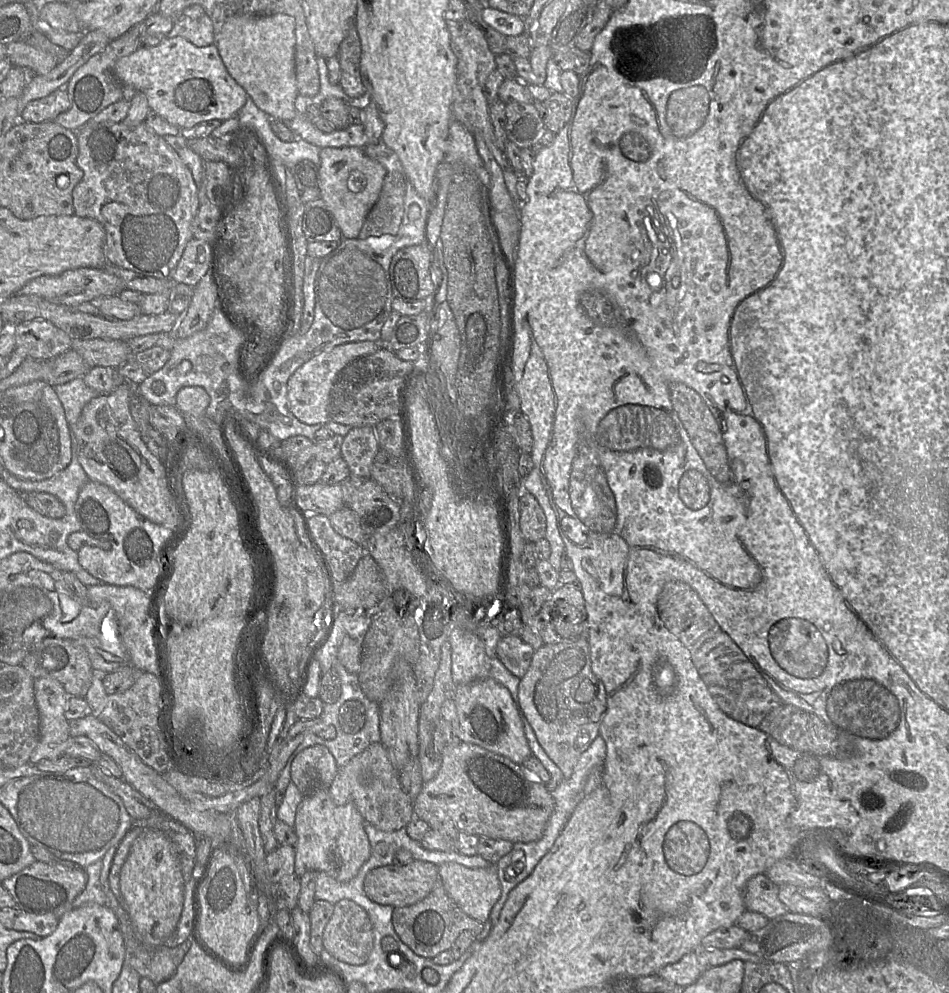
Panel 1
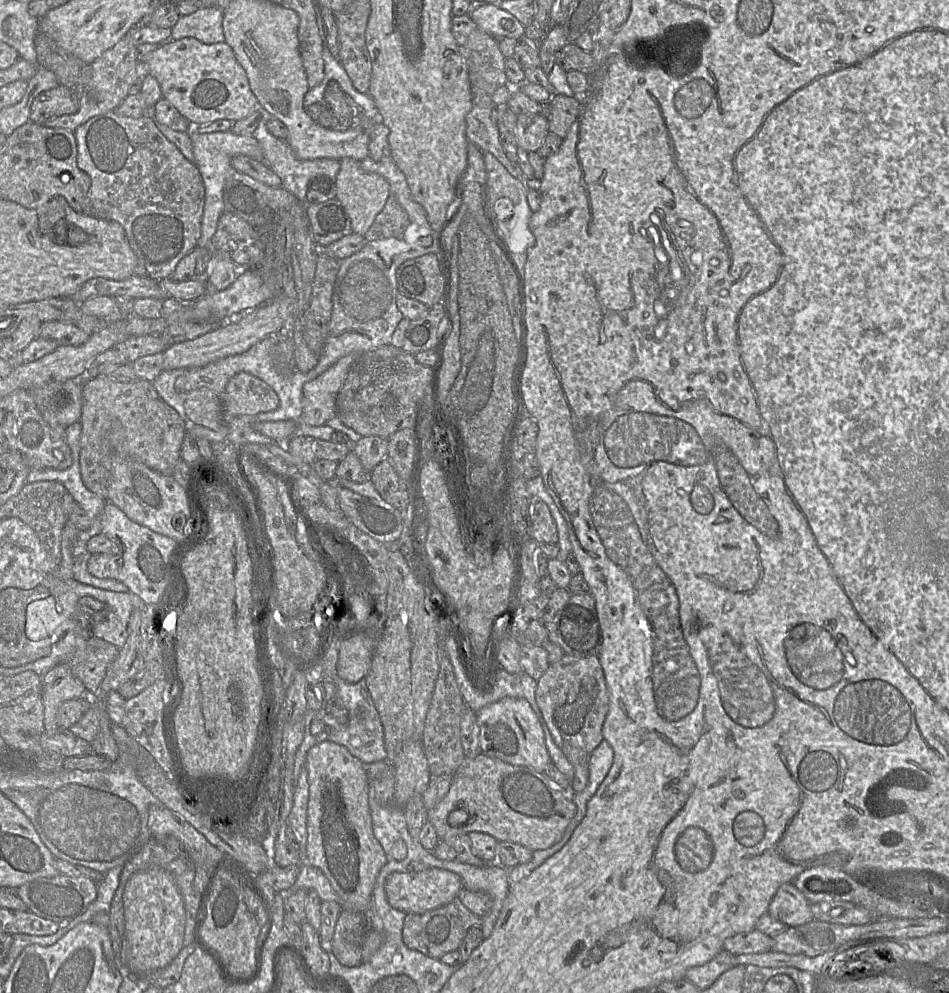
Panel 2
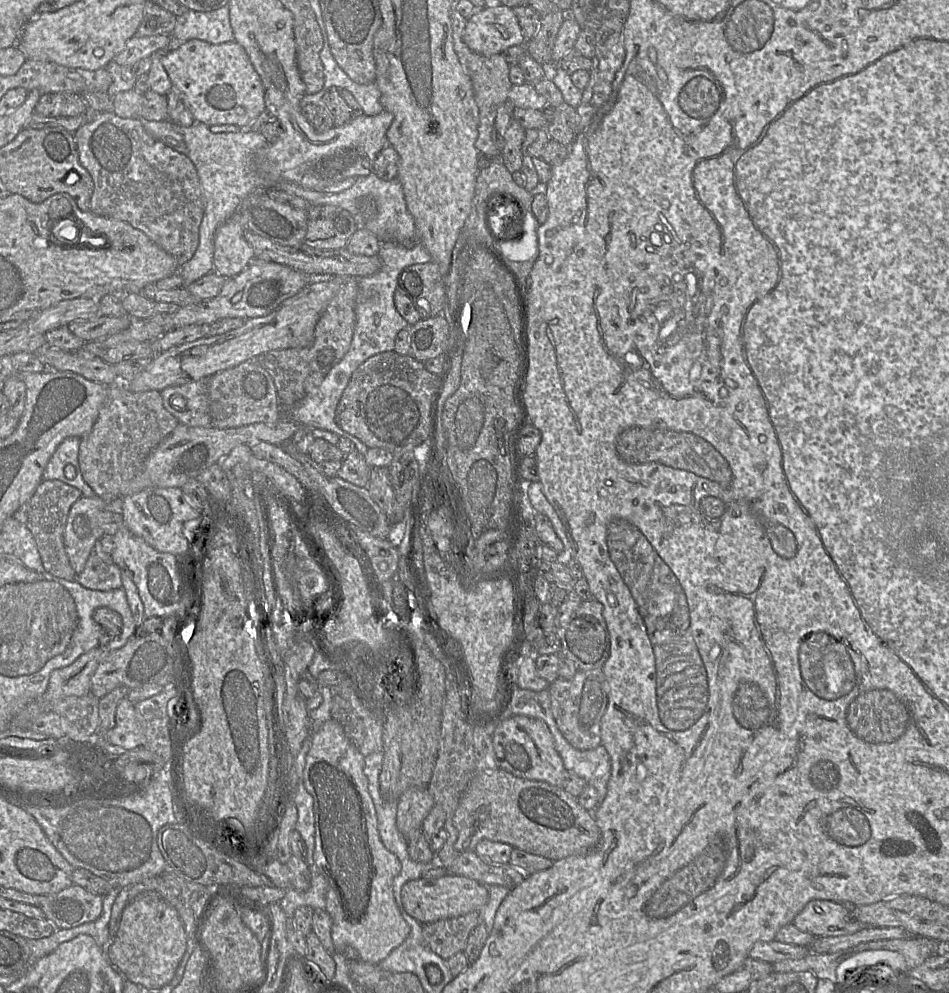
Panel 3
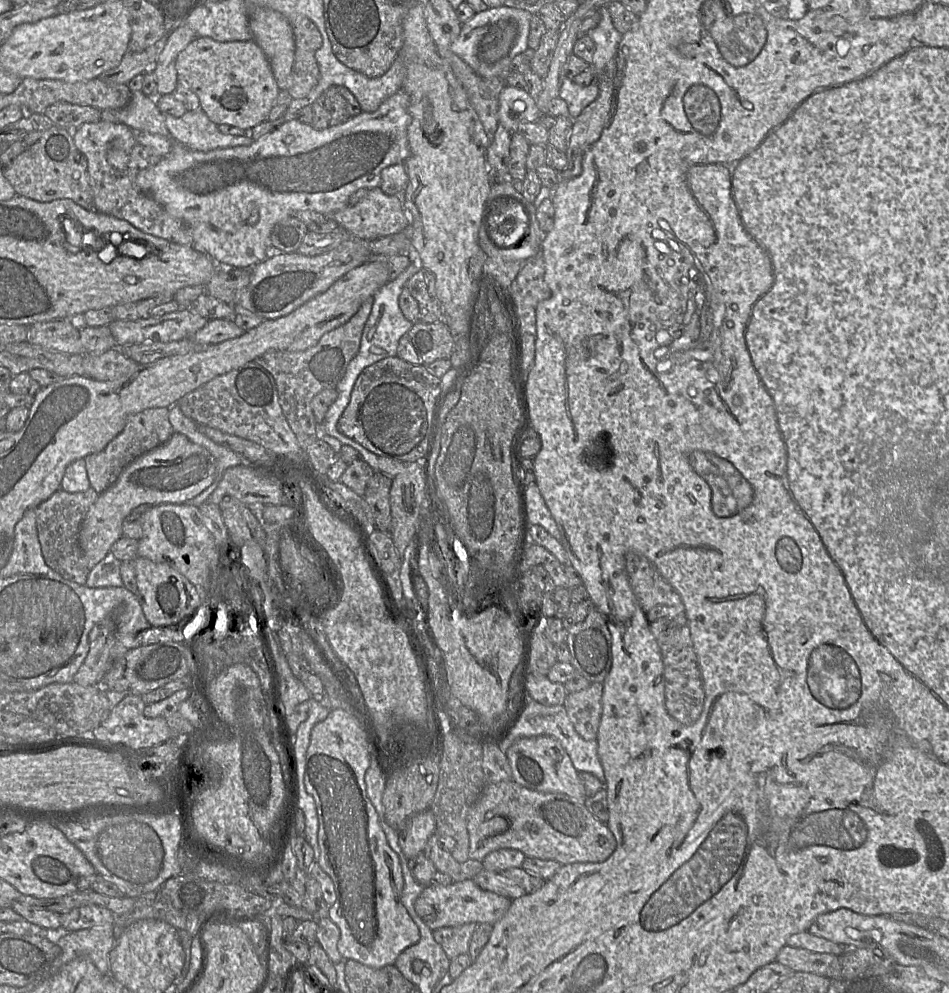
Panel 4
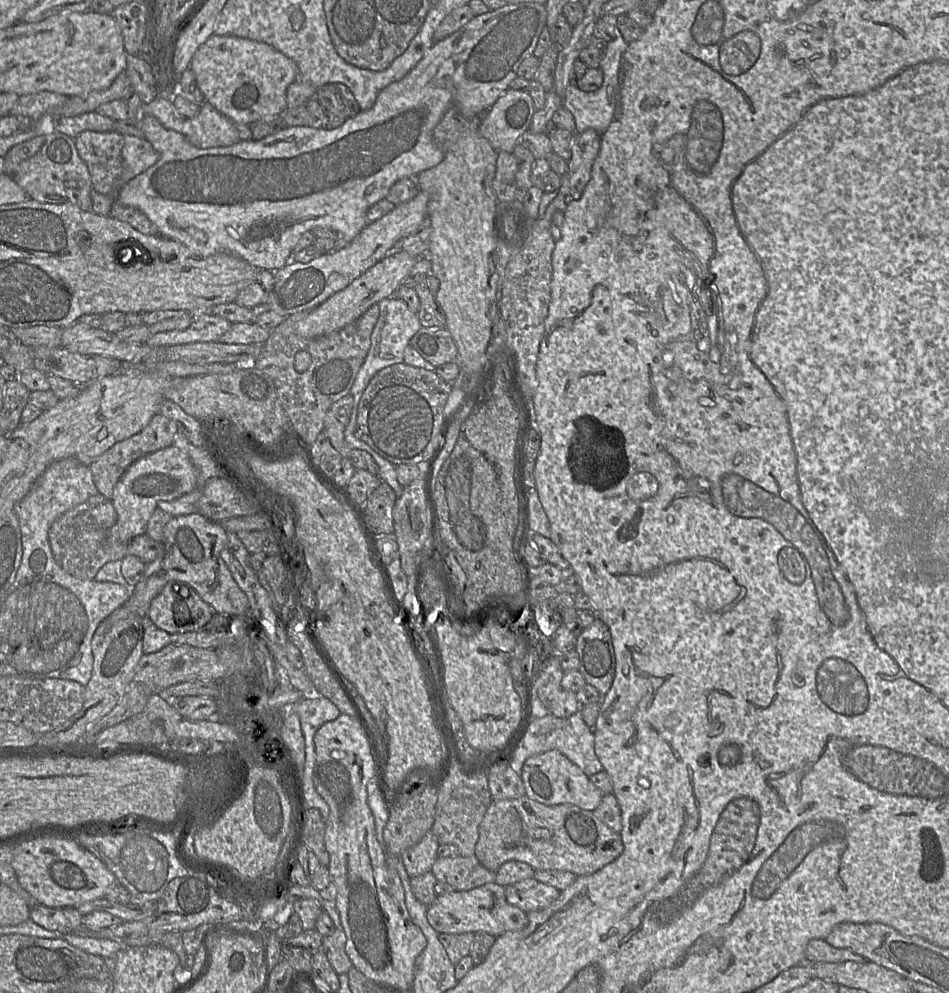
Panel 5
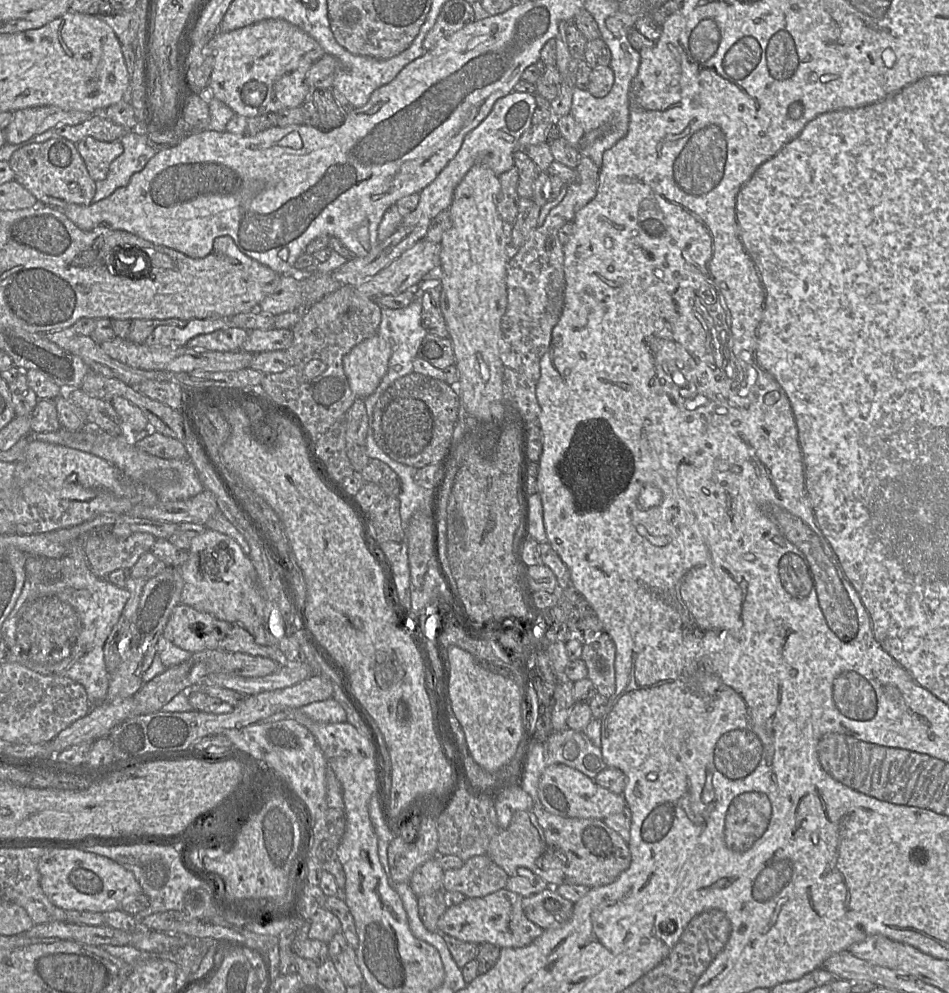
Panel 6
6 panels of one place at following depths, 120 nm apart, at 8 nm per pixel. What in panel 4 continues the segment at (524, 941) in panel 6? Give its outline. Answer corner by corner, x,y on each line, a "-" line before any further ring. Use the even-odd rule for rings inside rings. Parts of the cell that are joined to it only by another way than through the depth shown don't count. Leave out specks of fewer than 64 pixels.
473,880
453,882
449,885
428,885
415,901
415,910
431,929
460,926
468,923
494,925
508,911
511,900
480,888

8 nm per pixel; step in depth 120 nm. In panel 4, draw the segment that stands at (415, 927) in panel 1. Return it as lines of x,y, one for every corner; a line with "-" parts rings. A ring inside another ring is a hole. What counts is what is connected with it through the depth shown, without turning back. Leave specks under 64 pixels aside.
476,923
442,927
433,930
433,937
442,946
446,955
451,960
461,954
468,953
470,941
476,927

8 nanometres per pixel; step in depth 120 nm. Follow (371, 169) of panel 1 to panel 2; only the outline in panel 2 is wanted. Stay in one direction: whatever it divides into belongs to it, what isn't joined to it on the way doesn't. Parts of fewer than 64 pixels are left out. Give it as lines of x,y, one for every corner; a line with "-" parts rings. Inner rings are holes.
344,158
339,161
340,169
334,181
336,196
347,213
353,233
364,236
376,216
384,208
390,195
390,185
387,180
375,173
367,173
360,167
360,162
351,158

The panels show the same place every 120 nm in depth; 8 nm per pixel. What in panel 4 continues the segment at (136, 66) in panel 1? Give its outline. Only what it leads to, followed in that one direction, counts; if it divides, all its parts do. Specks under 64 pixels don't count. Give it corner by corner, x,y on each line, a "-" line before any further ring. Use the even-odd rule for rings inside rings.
197,36
178,54
175,67
179,82
197,95
200,109
212,122
217,125
228,124
246,132
267,121
280,92
267,57
254,40
220,42
210,37

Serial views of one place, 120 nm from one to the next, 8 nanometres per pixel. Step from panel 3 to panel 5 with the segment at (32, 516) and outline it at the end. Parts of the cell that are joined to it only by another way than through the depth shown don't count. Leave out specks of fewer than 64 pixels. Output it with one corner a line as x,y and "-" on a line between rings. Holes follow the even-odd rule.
96,494
56,519
49,528
48,539
55,561
67,573
84,580
92,580
106,563
124,559
128,543
110,537
110,529
117,521
117,513
110,498

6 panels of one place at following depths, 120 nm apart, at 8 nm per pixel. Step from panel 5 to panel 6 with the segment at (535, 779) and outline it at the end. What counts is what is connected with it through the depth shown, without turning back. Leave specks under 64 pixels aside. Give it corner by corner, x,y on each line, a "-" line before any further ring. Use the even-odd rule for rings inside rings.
553,764
543,771
538,783
538,797
547,811
566,818
603,820
626,808
626,801
622,794
613,793
597,785
593,779
565,764

